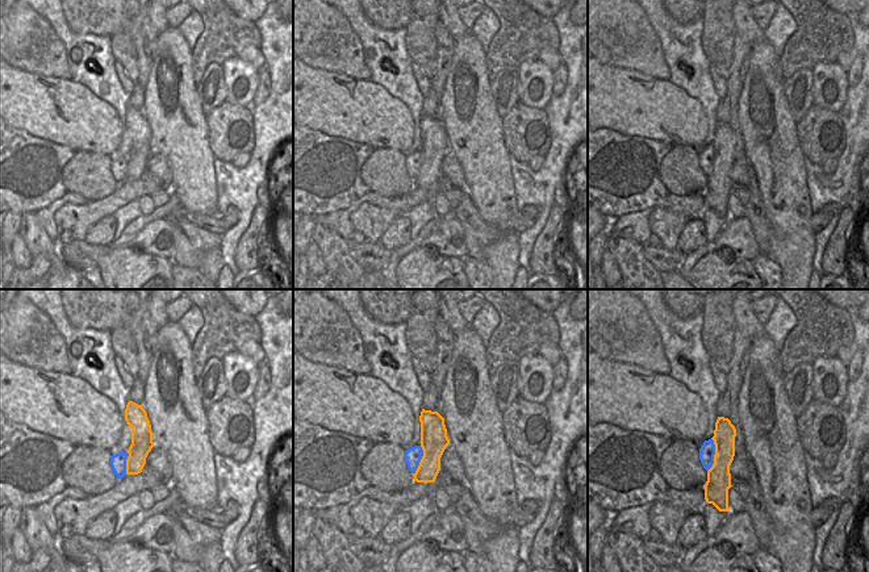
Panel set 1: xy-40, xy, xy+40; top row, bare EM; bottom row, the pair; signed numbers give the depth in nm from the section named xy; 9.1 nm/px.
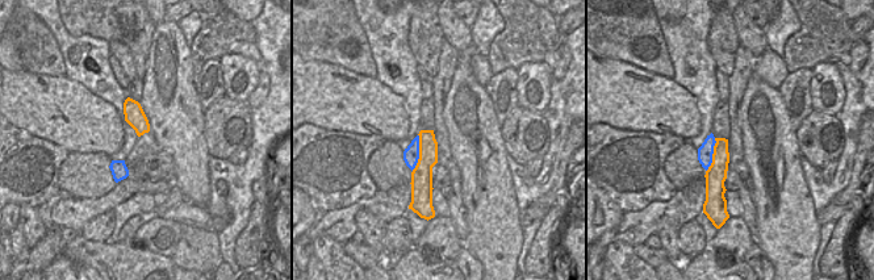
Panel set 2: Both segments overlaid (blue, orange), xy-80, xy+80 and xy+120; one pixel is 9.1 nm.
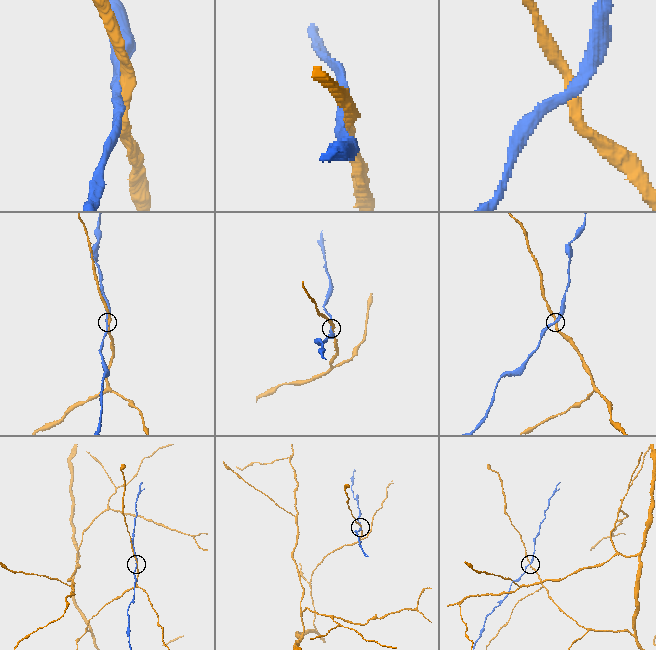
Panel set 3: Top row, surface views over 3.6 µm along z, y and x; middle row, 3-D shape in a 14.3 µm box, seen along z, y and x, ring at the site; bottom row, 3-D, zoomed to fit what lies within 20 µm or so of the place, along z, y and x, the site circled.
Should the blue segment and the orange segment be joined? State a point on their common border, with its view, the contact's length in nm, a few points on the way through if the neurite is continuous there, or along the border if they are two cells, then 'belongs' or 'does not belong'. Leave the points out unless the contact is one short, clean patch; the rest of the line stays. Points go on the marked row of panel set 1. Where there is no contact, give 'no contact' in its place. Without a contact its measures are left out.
contact xy+40 (714, 454); length 320 nm; border xy+40 (711, 438), (714, 458), (713, 466), (707, 471); does not belong

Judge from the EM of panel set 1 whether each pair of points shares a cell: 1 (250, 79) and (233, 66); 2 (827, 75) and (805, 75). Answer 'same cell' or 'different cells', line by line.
1: same cell
2: different cells

